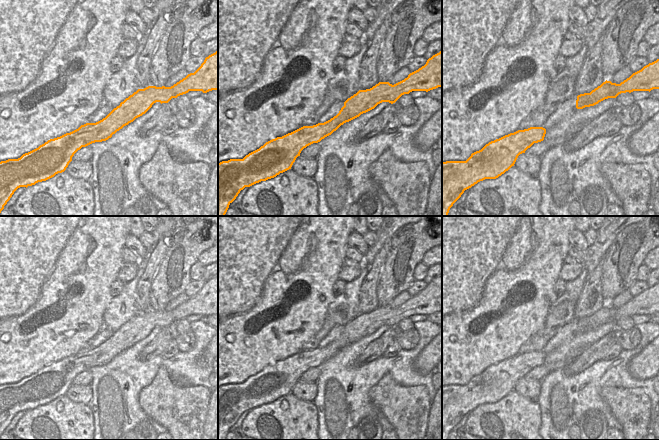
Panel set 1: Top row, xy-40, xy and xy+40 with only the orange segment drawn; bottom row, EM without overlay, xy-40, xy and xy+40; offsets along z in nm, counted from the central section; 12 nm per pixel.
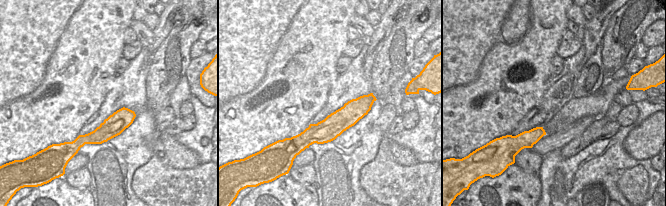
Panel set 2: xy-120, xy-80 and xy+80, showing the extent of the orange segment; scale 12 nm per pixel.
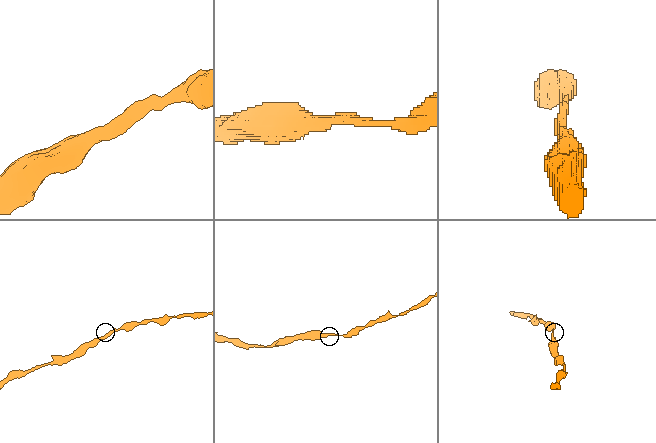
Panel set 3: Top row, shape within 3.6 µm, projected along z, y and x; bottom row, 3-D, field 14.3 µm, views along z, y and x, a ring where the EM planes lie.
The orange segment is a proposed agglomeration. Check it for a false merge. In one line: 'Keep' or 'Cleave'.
Keep

